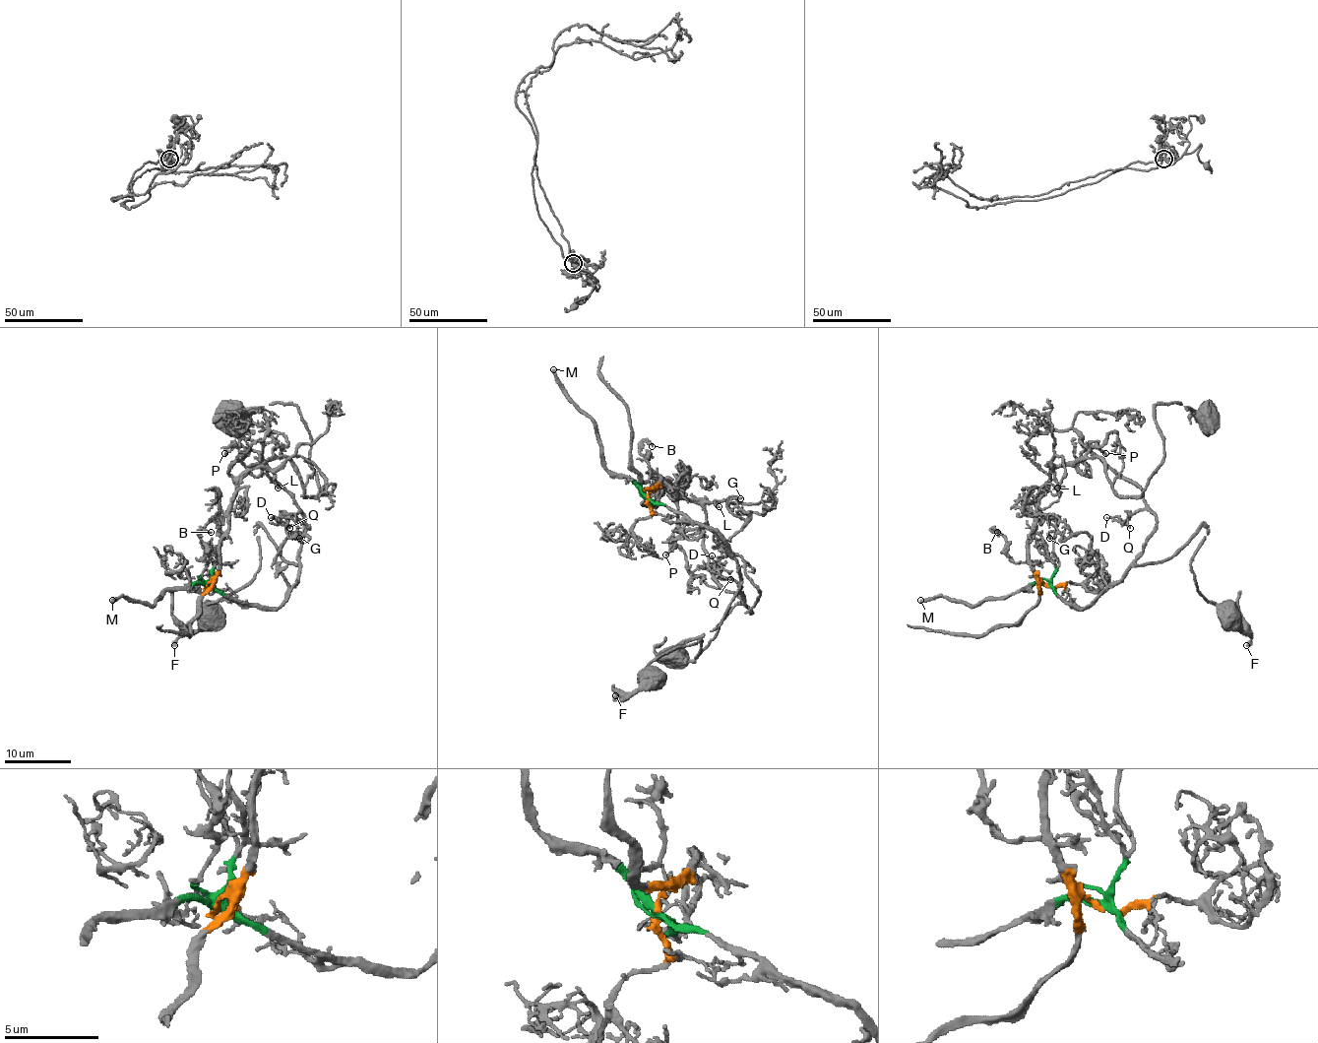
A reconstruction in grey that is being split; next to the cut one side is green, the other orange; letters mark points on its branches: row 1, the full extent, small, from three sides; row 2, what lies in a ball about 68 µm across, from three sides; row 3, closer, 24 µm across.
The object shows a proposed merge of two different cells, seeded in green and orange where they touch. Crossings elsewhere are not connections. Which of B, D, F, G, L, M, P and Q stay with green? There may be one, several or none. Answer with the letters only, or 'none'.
B, D, F, G, M, Q

